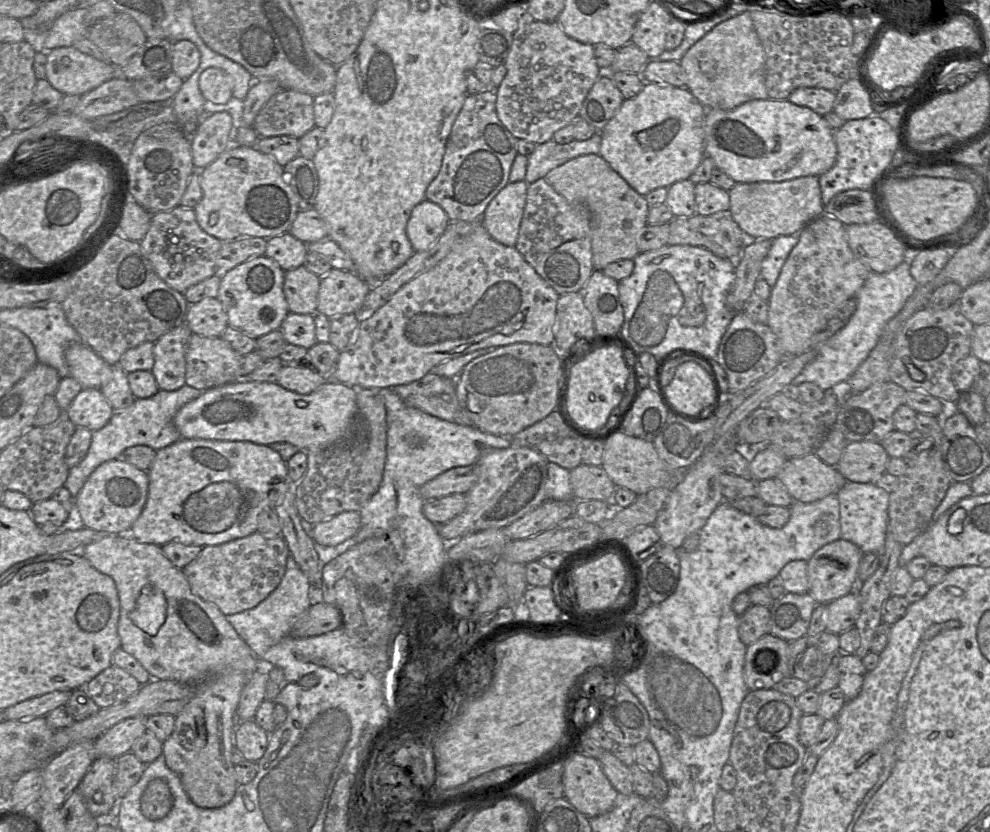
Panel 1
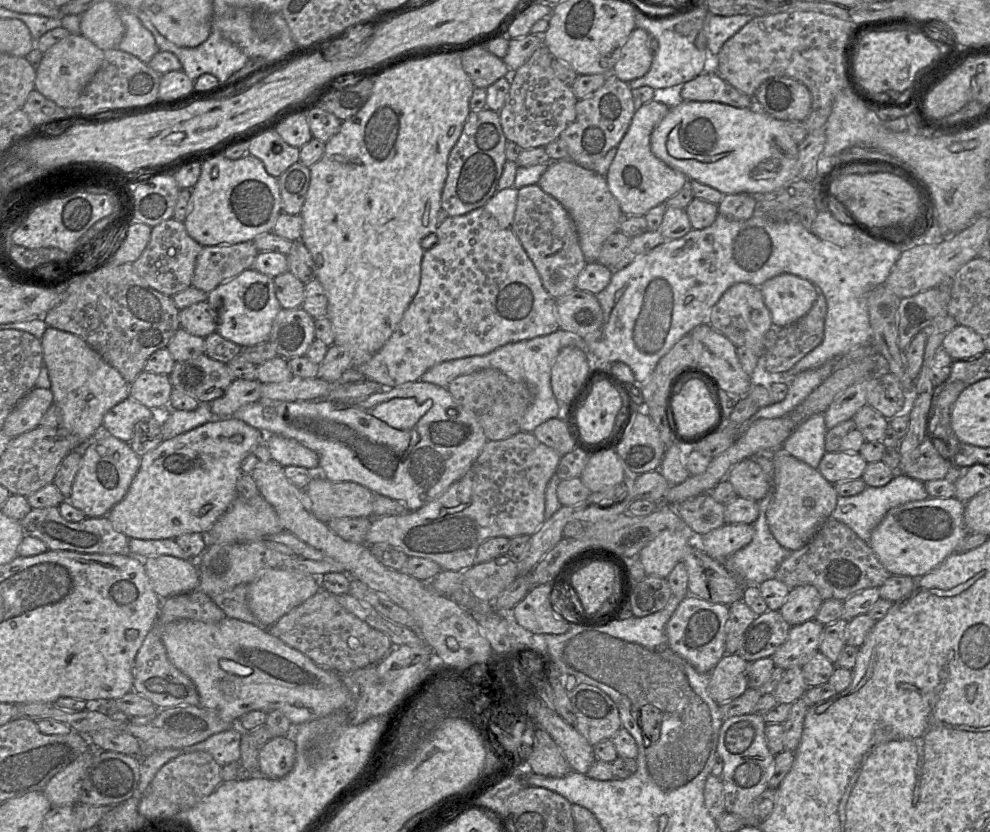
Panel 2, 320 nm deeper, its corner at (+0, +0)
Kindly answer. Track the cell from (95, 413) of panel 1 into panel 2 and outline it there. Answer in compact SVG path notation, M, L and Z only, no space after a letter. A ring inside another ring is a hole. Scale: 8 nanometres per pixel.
M129 396L104 415L102 430L105 434L129 444L133 437L134 426L153 417L154 409L143 406Z

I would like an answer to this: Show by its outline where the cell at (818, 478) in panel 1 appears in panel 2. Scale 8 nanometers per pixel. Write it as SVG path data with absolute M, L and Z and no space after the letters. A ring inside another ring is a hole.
M745 458L734 464L726 479L732 484L738 496L754 501L761 500L770 488L766 474L752 458Z

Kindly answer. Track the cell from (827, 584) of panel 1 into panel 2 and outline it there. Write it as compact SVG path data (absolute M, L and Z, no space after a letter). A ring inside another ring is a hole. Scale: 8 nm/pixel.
M797 586L789 591L778 611L790 626L795 626L814 619L822 602L821 595L814 586Z

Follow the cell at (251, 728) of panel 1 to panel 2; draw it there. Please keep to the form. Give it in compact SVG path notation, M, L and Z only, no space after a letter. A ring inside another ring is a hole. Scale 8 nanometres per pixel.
M285 736L270 739L259 749L258 772L270 779L287 775L295 763L295 743Z

